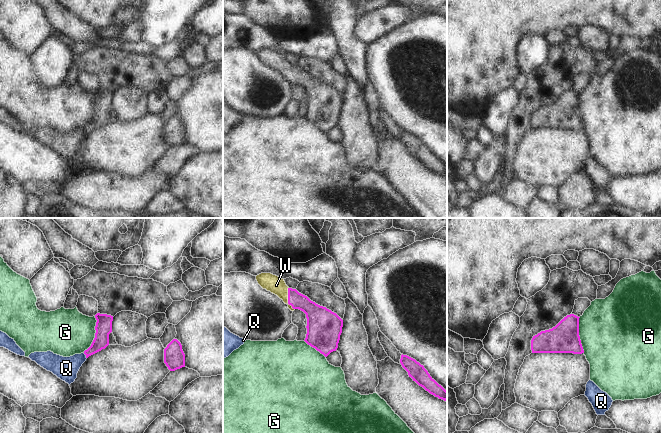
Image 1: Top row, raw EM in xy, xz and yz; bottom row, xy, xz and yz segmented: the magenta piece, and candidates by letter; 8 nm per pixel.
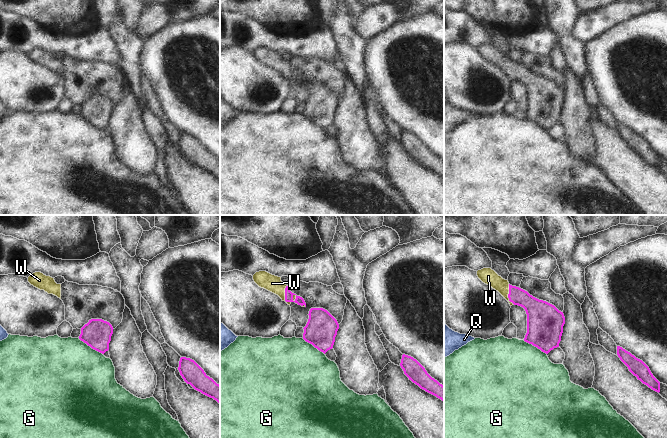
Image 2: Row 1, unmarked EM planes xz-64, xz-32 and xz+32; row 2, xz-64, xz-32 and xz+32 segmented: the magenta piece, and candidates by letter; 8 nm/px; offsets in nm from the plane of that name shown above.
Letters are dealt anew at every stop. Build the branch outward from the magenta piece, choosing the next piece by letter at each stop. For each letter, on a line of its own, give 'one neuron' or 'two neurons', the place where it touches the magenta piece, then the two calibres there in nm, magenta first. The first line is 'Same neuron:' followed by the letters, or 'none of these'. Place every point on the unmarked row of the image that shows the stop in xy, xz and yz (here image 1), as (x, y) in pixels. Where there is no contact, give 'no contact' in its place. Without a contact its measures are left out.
Same neuron: W
G: two neurons; meets magenta in xy at (95, 110); 130 nm thick on the magenta side, 380 nm on the other
Q: two neurons; meets magenta in xy at (86, 132); 120 nm thick on the magenta side, 190 nm on the other
W: one neuron; meets magenta in xz at (288, 74); 150 nm thick on the magenta side, 140 nm on the other

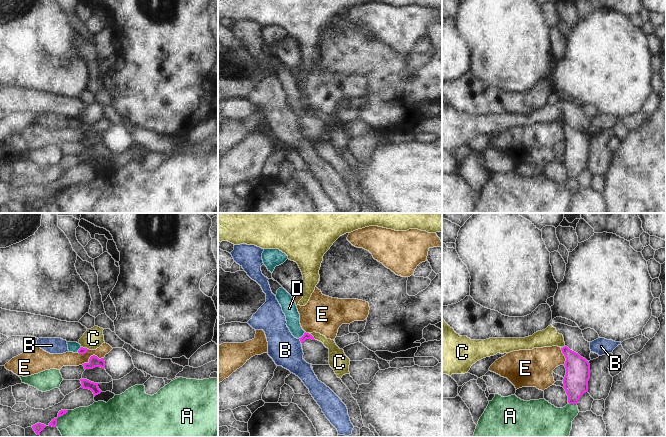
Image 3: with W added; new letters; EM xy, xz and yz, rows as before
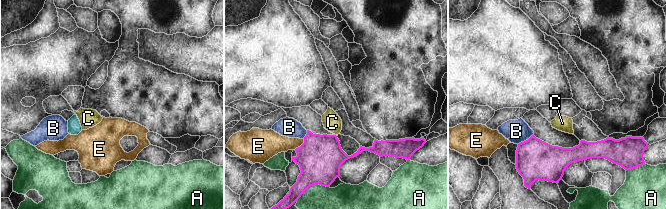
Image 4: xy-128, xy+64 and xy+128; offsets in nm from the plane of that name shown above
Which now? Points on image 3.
Same neuron: D
A: two neurons; meets magenta in xy at (58, 192); 60 nm thick on the magenta side, 380 nm on the other
B: two neurons; meets magenta in xz at (300, 116); 50 nm thick on the magenta side, 260 nm on the other
C: two neurons; meets magenta in xz at (312, 112); 50 nm thick on the magenta side, 130 nm on the other
D: one neuron; meets magenta in xz at (302, 112); 50 nm thick on the magenta side, 120 nm on the other
E: two neurons; meets magenta in xy at (91, 132); 90 nm thick on the magenta side, 110 nm on the other

